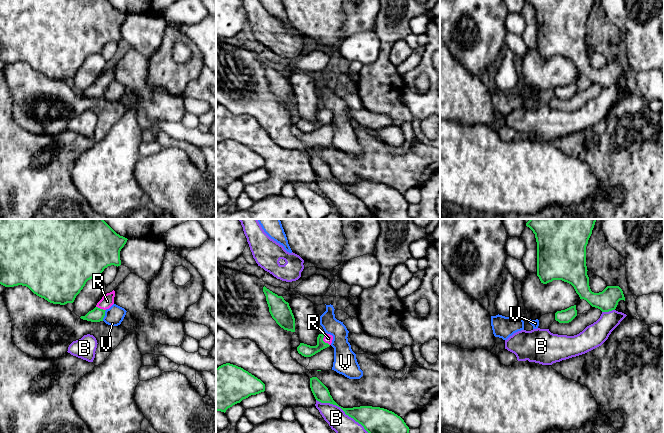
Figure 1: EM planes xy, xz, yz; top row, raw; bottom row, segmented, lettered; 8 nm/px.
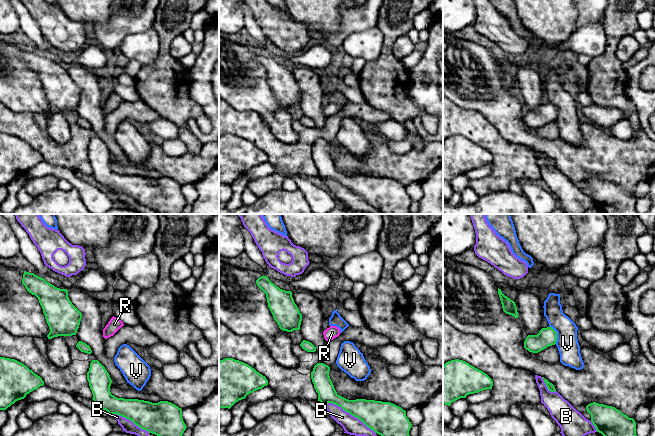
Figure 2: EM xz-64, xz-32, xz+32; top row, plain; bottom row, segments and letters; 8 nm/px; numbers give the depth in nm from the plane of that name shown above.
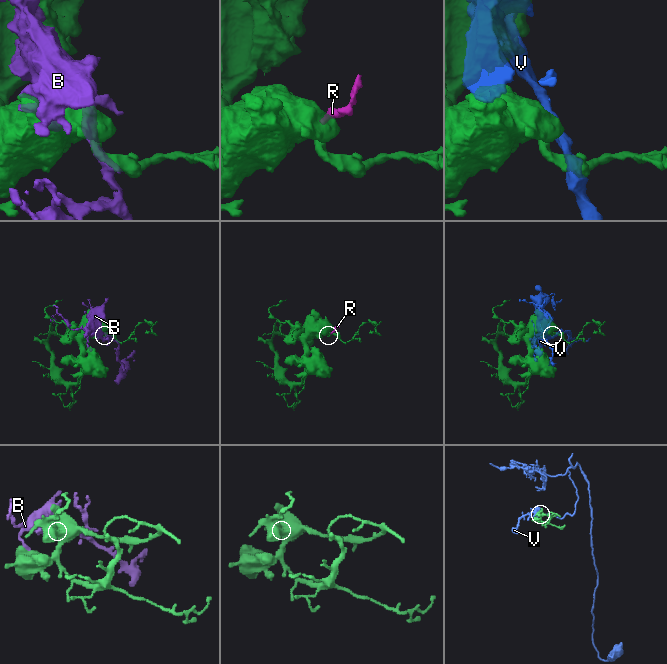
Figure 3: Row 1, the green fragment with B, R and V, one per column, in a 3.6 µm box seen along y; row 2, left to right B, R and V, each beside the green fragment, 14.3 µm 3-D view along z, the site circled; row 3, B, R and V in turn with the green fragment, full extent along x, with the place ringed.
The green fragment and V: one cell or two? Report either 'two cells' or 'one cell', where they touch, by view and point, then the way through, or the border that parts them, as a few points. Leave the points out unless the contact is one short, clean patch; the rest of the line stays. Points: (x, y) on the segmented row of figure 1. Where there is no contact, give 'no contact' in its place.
two cells; meets green in xy at (104, 315)

